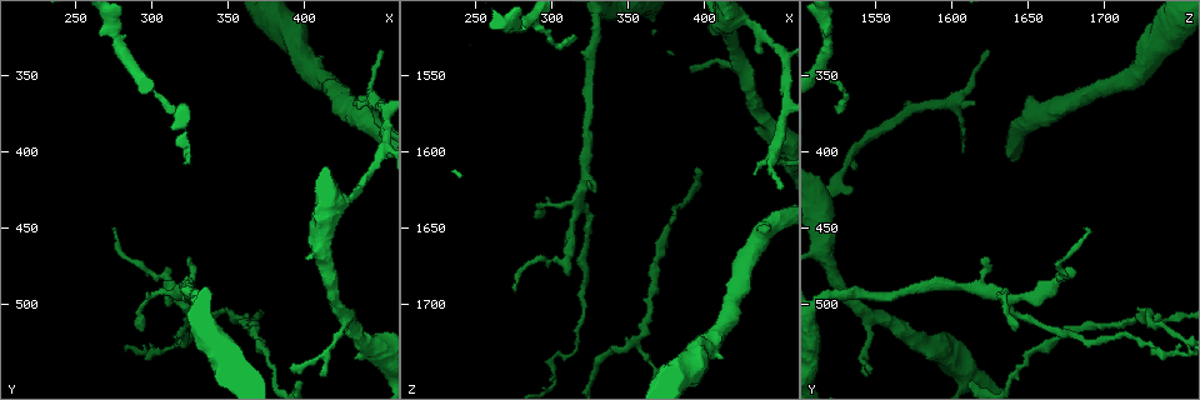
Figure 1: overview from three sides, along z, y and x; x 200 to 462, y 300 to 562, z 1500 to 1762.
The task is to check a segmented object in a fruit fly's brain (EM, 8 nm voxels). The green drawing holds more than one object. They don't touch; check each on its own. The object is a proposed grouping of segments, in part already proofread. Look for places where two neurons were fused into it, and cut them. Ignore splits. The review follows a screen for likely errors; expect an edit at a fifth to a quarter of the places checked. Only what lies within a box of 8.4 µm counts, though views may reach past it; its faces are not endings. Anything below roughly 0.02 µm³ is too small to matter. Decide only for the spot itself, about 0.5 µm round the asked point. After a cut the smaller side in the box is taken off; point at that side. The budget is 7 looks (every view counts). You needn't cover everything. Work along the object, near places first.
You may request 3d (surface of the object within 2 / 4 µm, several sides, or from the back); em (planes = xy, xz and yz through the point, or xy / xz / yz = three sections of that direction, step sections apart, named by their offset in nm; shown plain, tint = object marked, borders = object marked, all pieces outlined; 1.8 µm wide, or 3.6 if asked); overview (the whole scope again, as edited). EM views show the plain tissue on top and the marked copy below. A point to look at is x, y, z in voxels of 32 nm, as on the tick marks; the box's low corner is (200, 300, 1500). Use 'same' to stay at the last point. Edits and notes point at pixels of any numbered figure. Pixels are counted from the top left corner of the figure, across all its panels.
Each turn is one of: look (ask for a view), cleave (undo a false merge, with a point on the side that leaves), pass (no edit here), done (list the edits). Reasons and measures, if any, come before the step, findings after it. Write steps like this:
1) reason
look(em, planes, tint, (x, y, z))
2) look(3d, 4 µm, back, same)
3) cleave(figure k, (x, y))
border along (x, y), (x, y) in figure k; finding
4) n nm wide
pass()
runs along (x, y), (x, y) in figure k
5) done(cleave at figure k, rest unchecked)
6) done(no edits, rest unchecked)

look(3d, 2 µm, (356, 510, 1724))

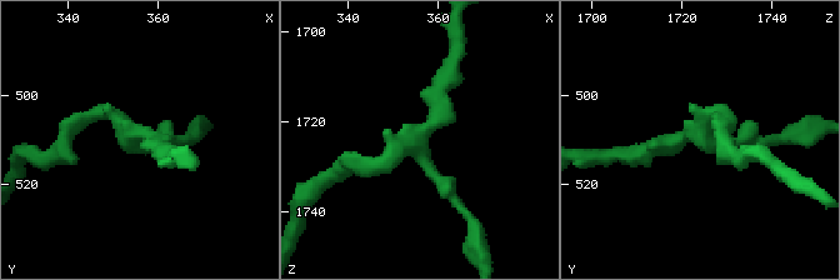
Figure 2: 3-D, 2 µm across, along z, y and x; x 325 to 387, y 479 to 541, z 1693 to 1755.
3 arms; need the tissue
look(em, xz, step 16, tint, (355, 509, 1725))

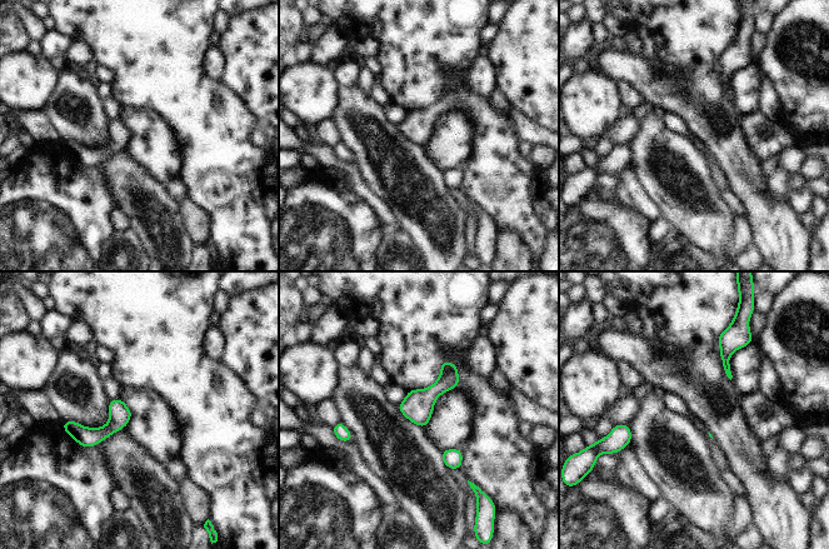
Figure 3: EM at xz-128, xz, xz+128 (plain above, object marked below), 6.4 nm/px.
cut it another way
look(em, planes, tint, same)

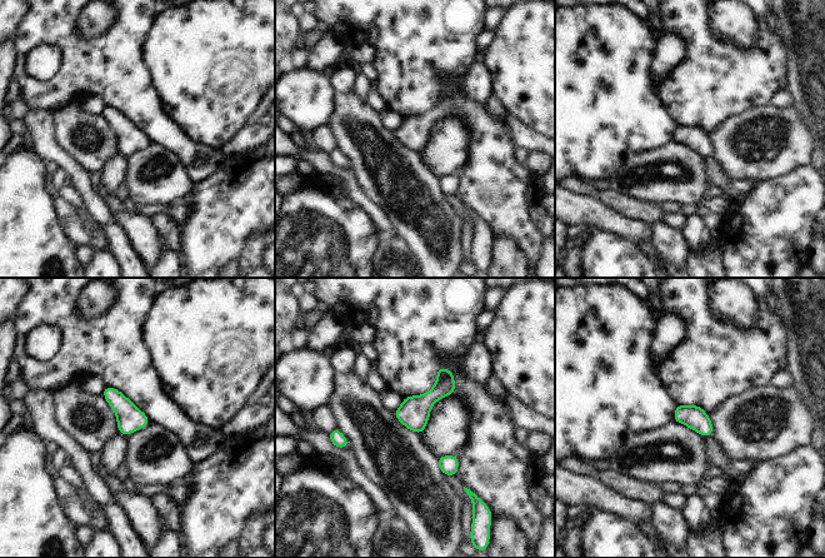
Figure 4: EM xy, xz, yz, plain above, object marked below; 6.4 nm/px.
pass()
one neuron here

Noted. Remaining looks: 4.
sudden change in width
look(em, planes, tint, (446, 368, 1598))

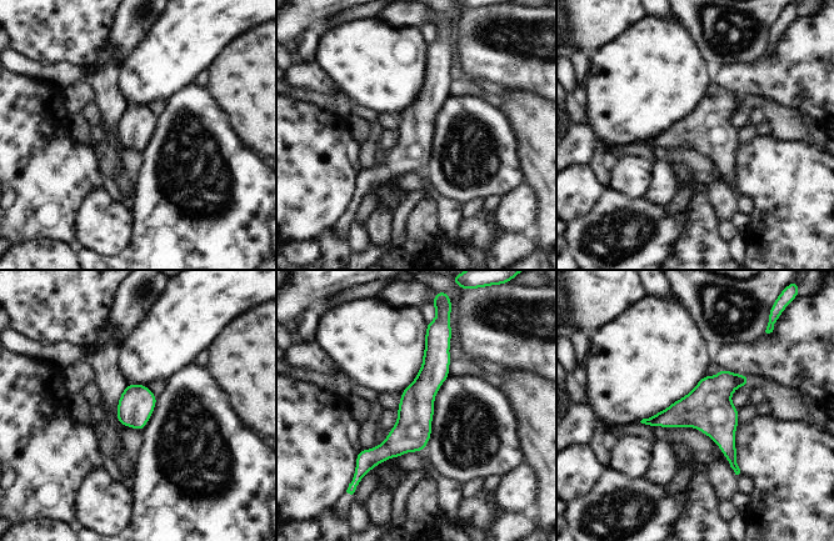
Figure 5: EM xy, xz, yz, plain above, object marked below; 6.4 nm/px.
220 nm wide
pass()
one neuron here

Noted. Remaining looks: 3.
look(3d, 2 µm, back, (318, 498, 1638))

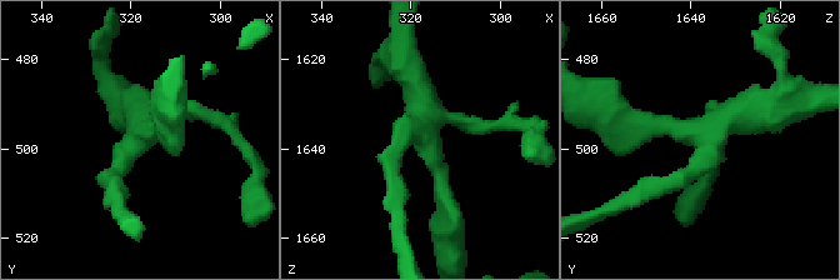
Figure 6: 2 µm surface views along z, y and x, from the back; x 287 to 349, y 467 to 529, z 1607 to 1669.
look(em, planes, tint, (317, 497, 1636))

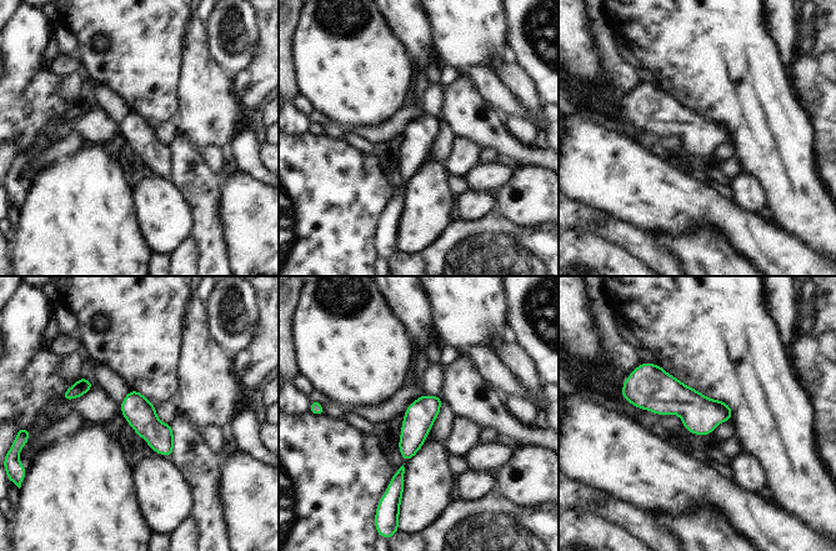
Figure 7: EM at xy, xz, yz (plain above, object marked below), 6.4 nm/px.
pass()
runs along (437, 399), (418, 420), (400, 489) in figure 7; one neuron here

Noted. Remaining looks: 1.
done(no edits, rest unchecked)

